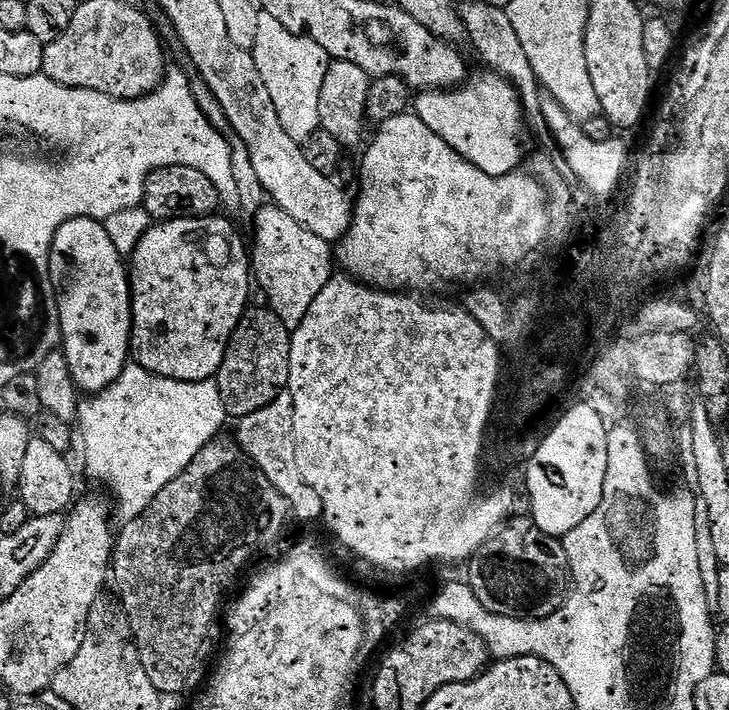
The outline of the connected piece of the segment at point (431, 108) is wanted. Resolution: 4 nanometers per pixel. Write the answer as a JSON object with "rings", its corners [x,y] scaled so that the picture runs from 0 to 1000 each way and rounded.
{"rings":[[[663,99],[654,104],[643,106],[635,121],[624,127],[582,127],[569,137],[568,161],[612,200],[636,225],[642,225],[661,245],[674,248],[697,248],[715,235],[719,225],[719,186],[722,176],[717,149],[713,146],[711,131],[697,111],[682,106],[674,99]]]}

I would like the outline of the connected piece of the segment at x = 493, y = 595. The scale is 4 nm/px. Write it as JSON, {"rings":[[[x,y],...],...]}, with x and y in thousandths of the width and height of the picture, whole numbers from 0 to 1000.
{"rings":[[[727,730],[698,732],[649,780],[646,789],[641,790],[641,800],[639,820],[650,831],[656,848],[661,848],[667,859],[694,870],[742,873],[774,855],[782,838],[782,785],[776,780],[772,765],[764,756],[738,746],[738,741]]]}

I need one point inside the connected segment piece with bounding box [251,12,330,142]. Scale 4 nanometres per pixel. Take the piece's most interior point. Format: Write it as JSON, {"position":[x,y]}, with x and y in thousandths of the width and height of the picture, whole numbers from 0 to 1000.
{"position":[402,94]}

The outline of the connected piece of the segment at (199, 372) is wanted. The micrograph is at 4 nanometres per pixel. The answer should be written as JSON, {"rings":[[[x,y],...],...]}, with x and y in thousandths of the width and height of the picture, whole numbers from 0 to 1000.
{"rings":[[[306,303],[295,304],[251,304],[243,310],[222,310],[210,314],[206,324],[195,332],[195,341],[189,341],[185,354],[178,362],[178,399],[181,403],[181,489],[180,500],[185,511],[193,513],[200,521],[206,521],[214,530],[248,535],[250,538],[272,538],[273,535],[289,535],[298,528],[305,515],[306,501],[311,487],[317,482],[322,462],[328,451],[333,448],[336,435],[342,432],[340,404],[348,400],[348,389],[343,382],[343,349],[332,334],[324,328],[324,321],[313,310],[306,310]]]}

